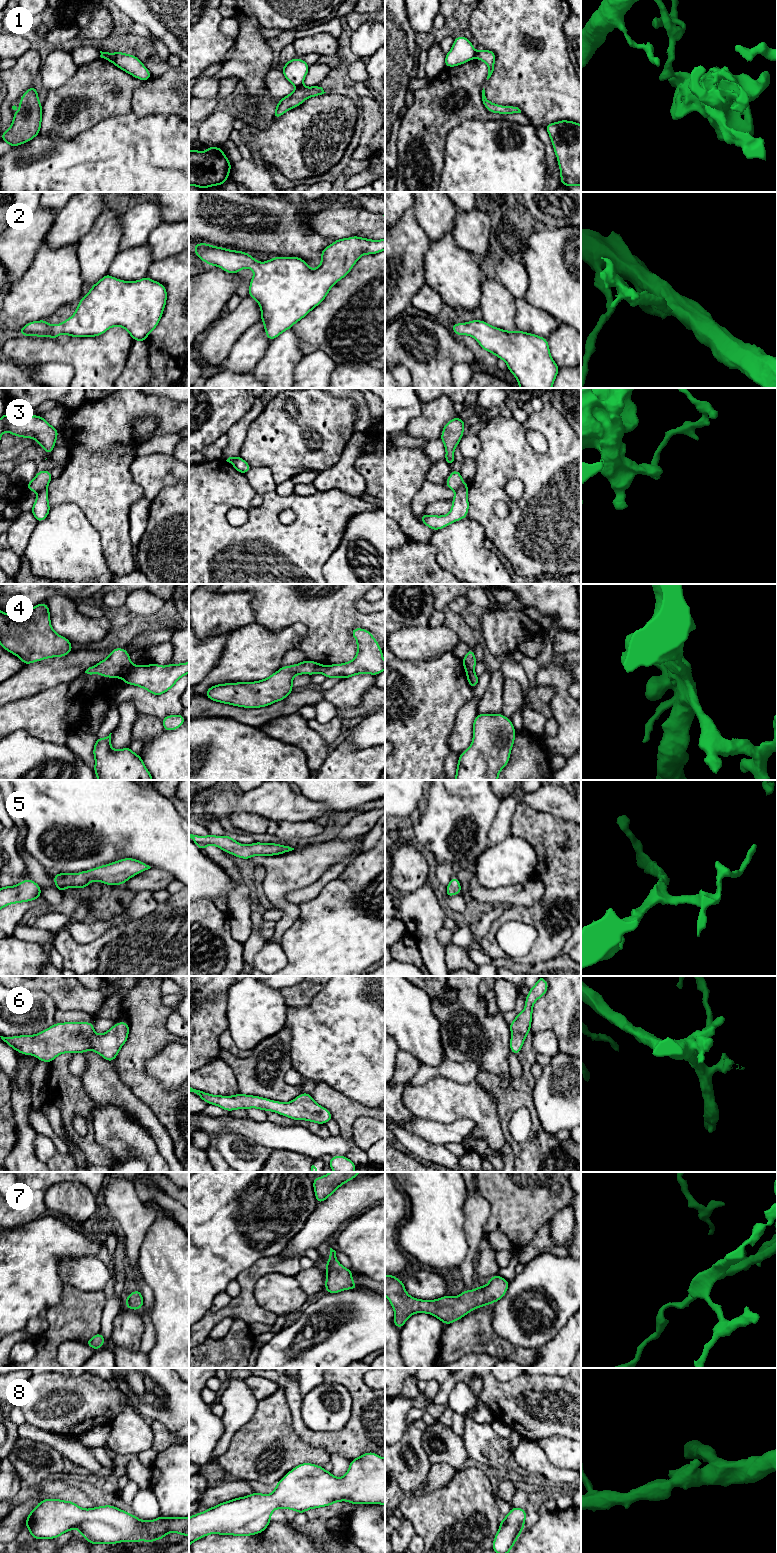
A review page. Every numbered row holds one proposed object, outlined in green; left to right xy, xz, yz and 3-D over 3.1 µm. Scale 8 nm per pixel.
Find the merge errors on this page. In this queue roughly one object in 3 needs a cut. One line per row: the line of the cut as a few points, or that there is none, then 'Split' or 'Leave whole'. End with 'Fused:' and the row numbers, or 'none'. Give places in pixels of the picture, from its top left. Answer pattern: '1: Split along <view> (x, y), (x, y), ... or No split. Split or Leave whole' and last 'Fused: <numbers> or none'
1: Split along xz (302, 85), (297, 87). Split
2: No split. Leave whole
3: Split along yz (463, 482), (454, 490). Split
4: Split along xy (132, 665), (121, 676). Split
5: No split. Leave whole
6: No split. Leave whole
7: No split. Leave whole
8: No split. Leave whole
Fused: 1, 3, 4

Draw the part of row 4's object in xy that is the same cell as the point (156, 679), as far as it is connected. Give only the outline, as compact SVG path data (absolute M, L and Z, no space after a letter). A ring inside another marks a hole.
M189 662L168 664L164 667L150 663L148 666L132 665L122 679L124 683L139 686L148 692L160 696L170 690L175 683L189 673Z

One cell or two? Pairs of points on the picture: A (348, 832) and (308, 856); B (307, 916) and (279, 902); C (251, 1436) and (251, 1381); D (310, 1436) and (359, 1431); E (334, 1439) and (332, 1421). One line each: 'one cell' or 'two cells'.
A: two cells
B: two cells
C: two cells
D: one cell
E: two cells

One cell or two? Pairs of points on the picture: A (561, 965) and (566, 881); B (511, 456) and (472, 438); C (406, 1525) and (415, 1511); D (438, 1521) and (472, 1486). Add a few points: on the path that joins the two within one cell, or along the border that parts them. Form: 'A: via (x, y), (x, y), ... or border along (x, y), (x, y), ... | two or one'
A: border along (557, 956), (535, 964) | two
B: border along (475, 430), (480, 441), (480, 452), (476, 459) | two
C: border along (399, 1513), (412, 1524), (416, 1533) | two
D: via (447, 1513), (465, 1495) | one

